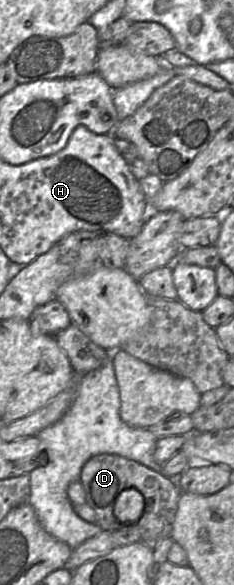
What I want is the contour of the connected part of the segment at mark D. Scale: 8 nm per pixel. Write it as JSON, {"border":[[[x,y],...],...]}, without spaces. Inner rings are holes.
{"border":[[[99,454],[90,458],[81,470],[80,481],[86,493],[87,504],[94,509],[97,524],[103,531],[115,531],[125,526],[136,525],[141,541],[151,549],[157,547],[164,539],[171,537],[182,493],[180,487],[161,471],[136,461],[115,454]],[[128,488],[135,488],[145,498],[145,508],[139,521],[133,524],[121,523],[114,515],[114,506],[118,496]]]}

